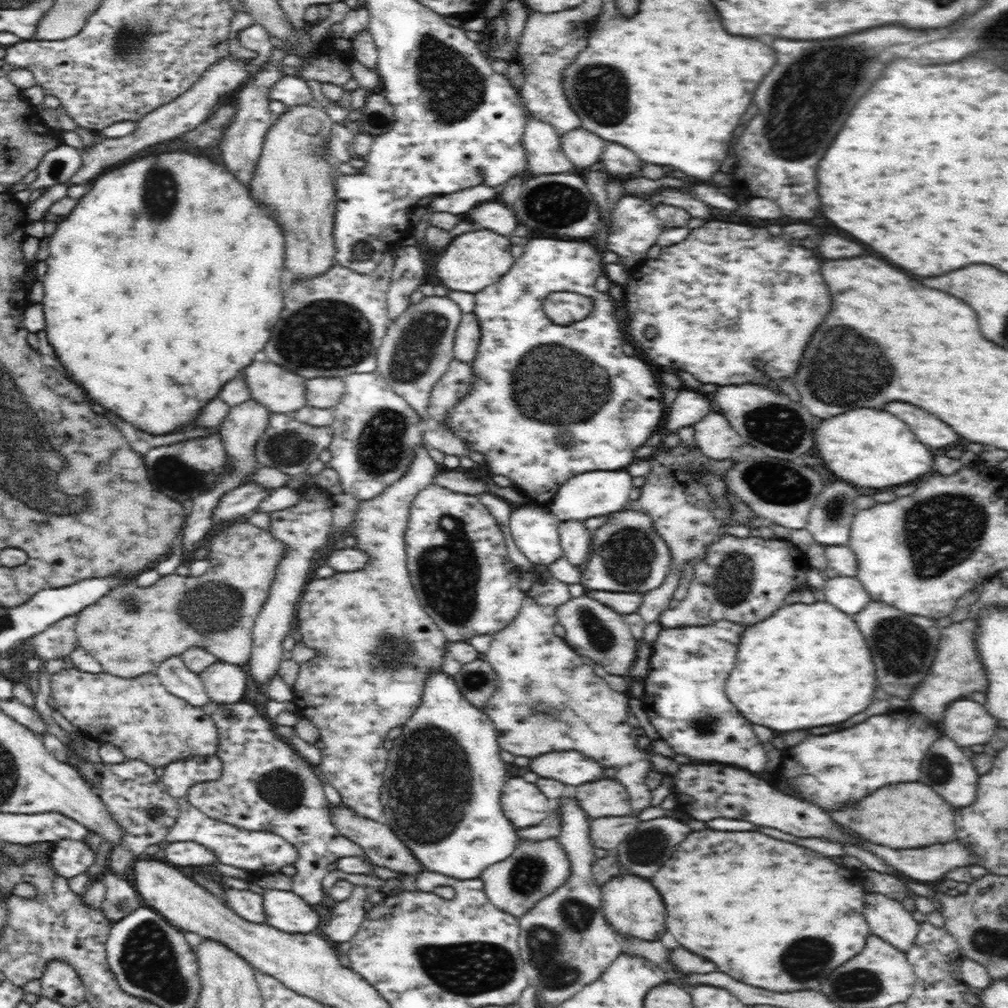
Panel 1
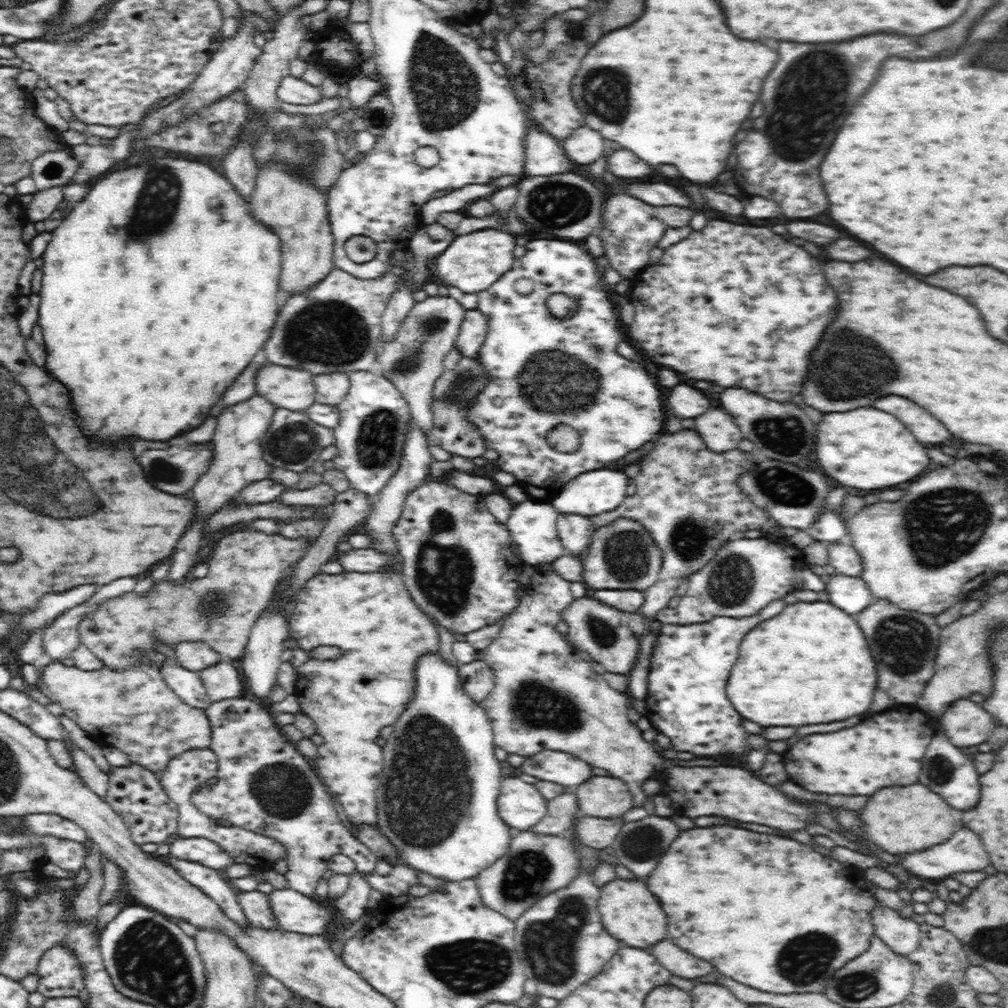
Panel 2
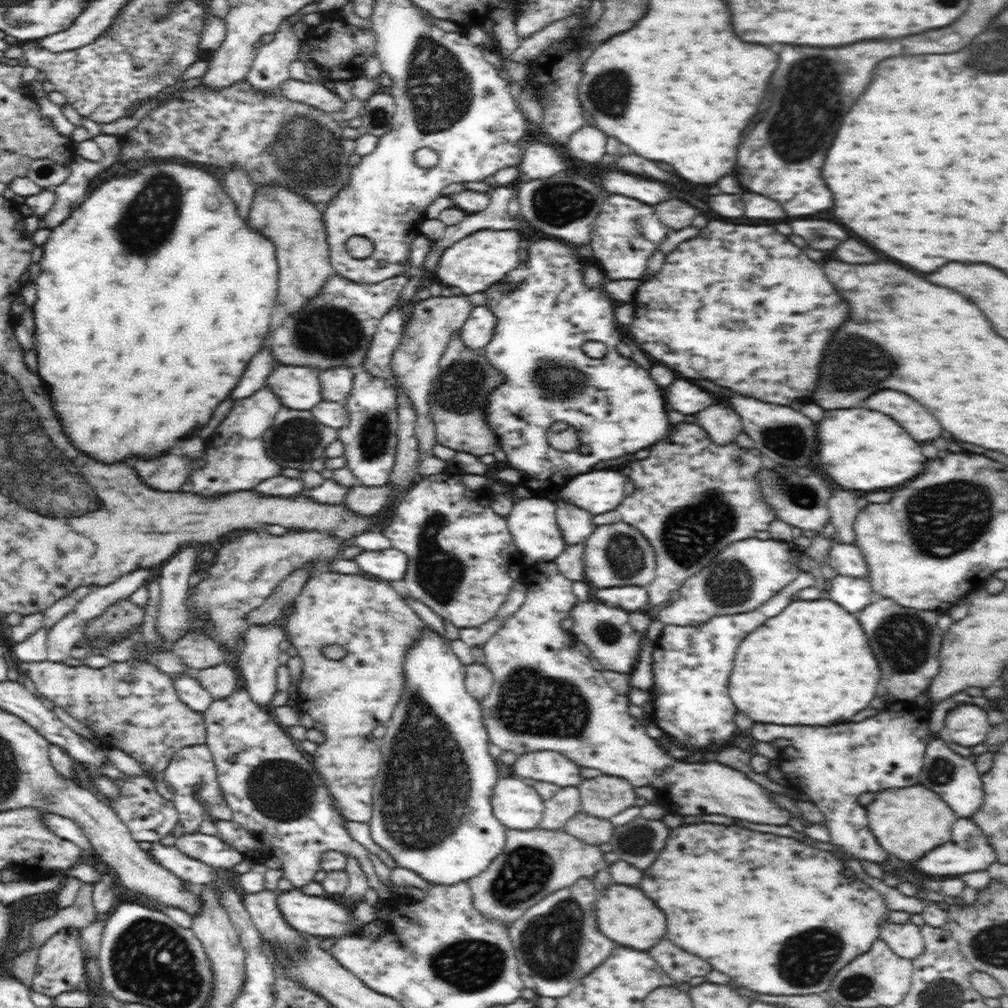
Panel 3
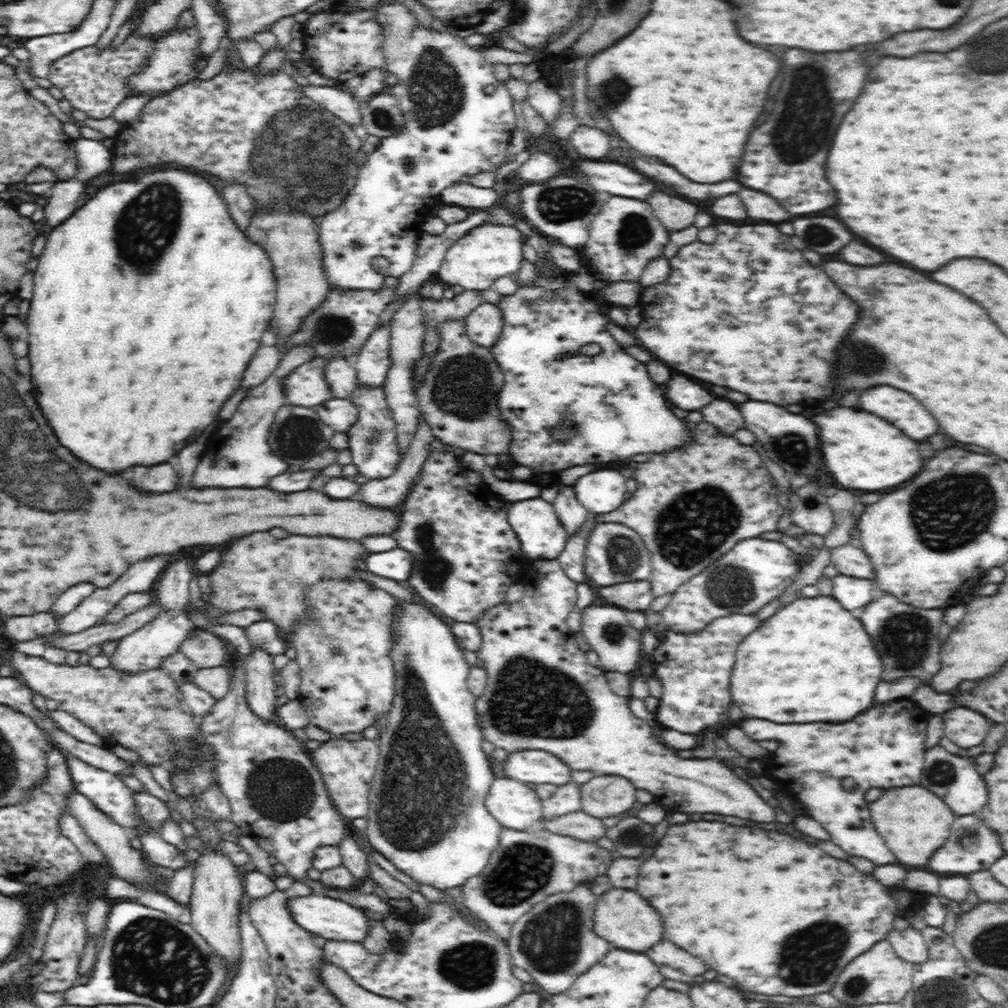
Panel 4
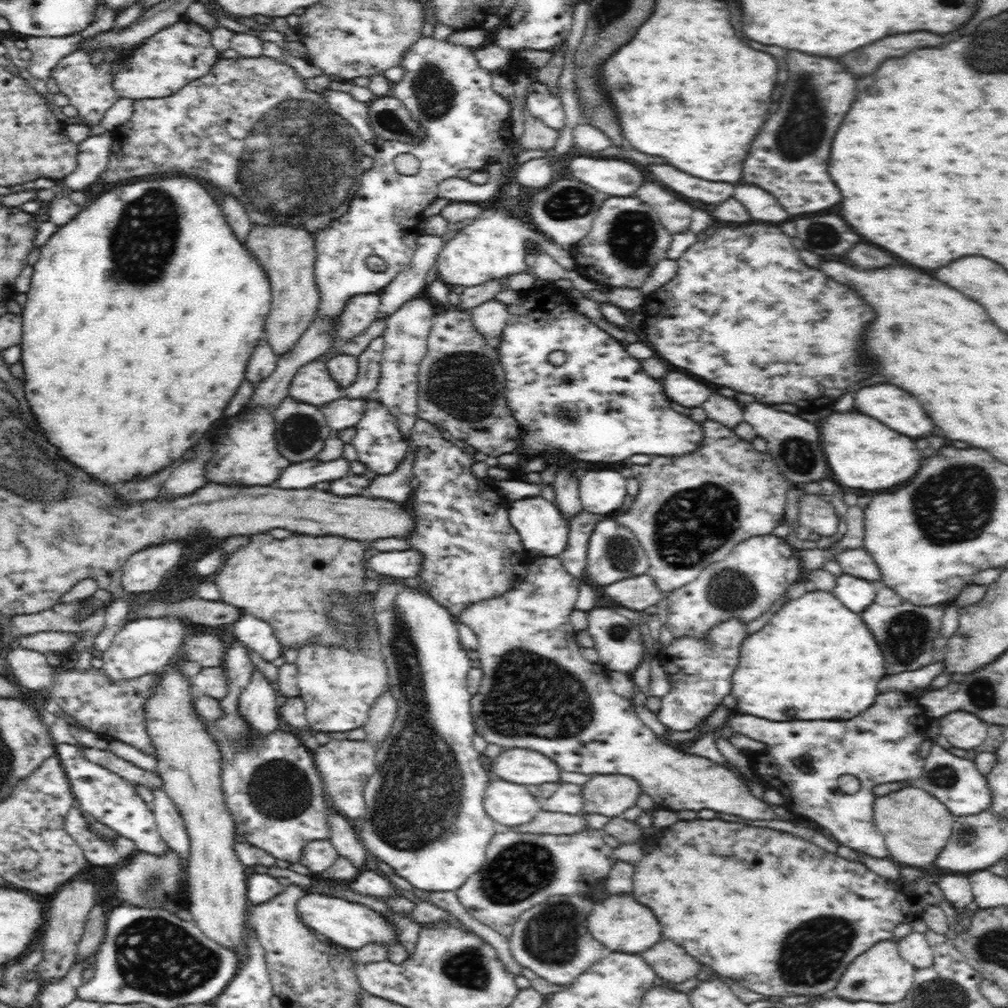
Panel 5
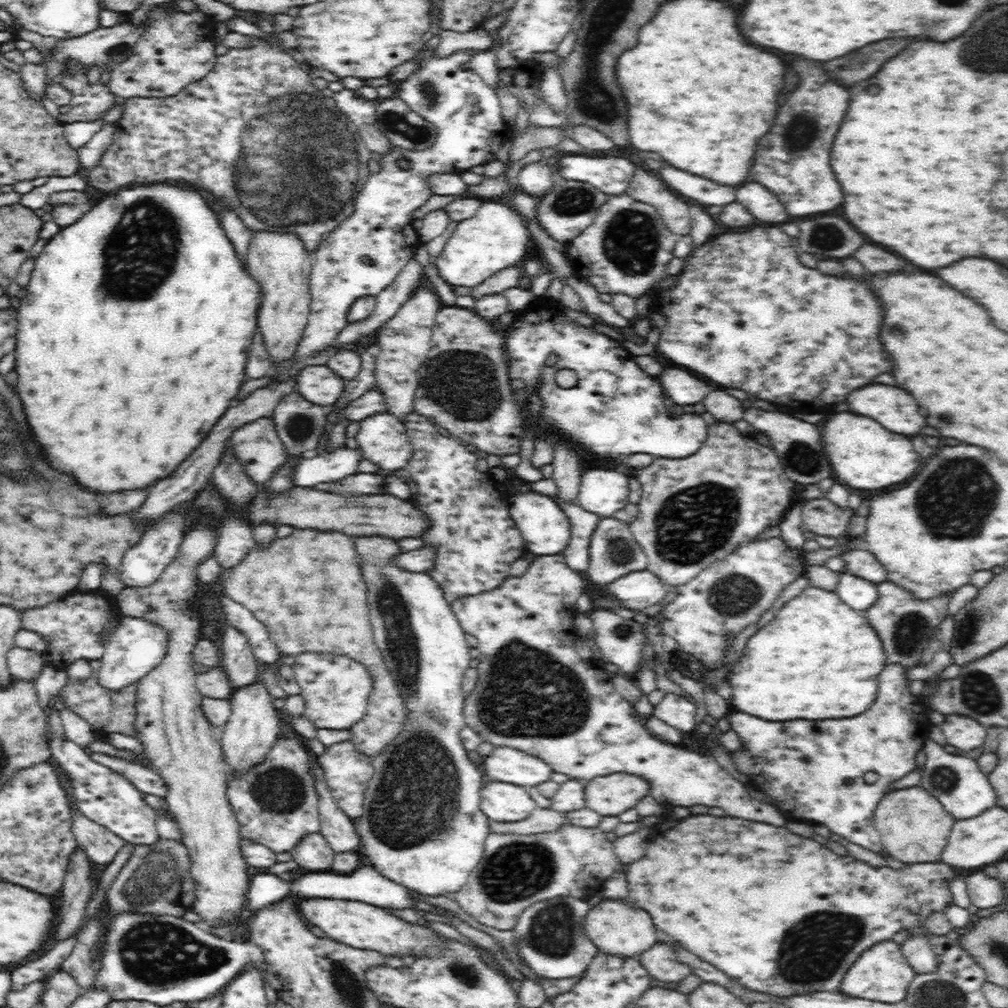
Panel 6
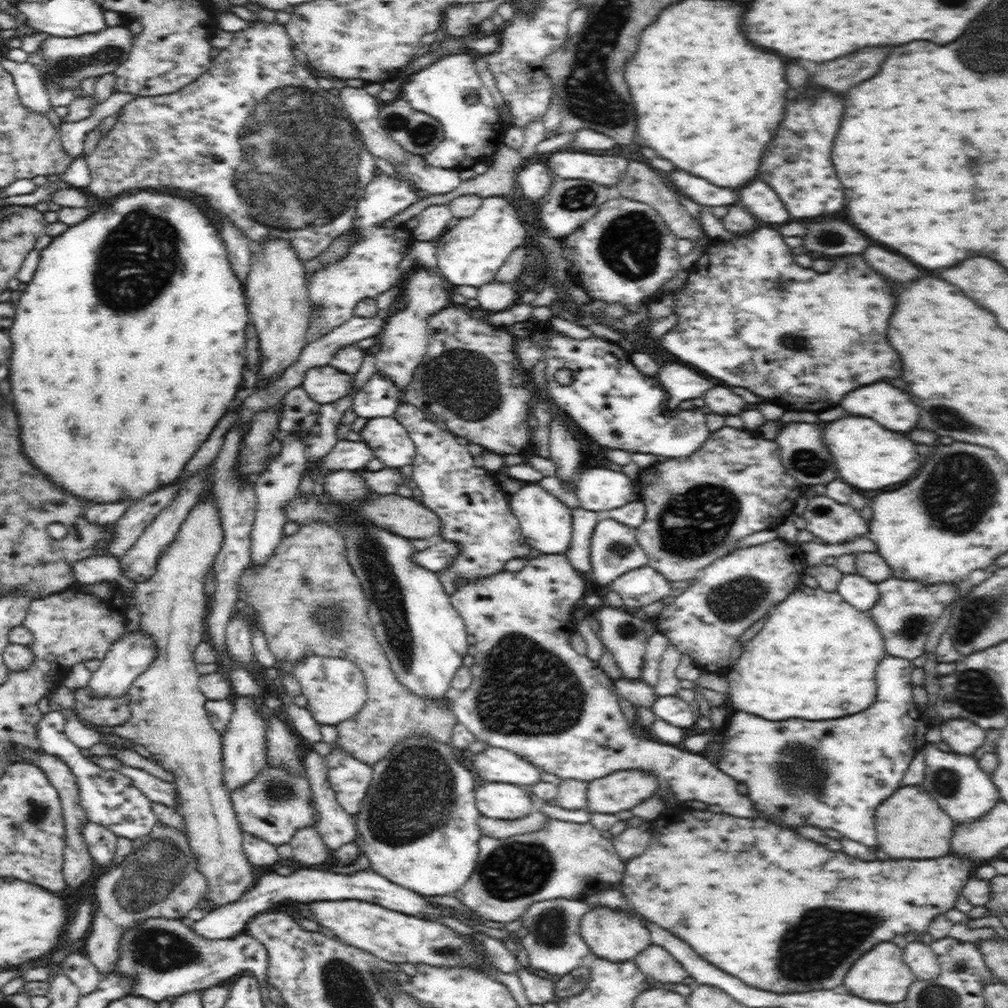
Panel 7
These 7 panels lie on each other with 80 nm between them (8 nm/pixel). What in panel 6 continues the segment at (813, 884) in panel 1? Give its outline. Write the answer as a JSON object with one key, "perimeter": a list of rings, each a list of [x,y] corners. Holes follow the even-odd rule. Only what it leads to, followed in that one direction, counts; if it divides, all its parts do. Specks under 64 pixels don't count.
{"perimeter":[[[691,814],[682,820],[670,820],[669,824],[663,825],[662,830],[653,837],[648,843],[648,848],[644,856],[632,864],[624,867],[627,869],[627,896],[626,902],[636,906],[644,906],[648,914],[652,914],[652,920],[656,922],[656,928],[662,930],[666,936],[672,940],[680,942],[686,950],[694,952],[700,960],[714,964],[716,968],[724,970],[730,978],[736,978],[744,986],[756,986],[753,993],[766,992],[774,997],[788,998],[796,995],[806,995],[816,992],[837,991],[838,984],[844,978],[844,972],[852,962],[874,946],[876,942],[890,940],[897,932],[904,929],[918,931],[918,927],[926,925],[926,918],[932,912],[940,912],[953,905],[952,891],[950,891],[950,880],[960,876],[954,867],[942,862],[936,861],[924,864],[906,865],[906,868],[894,869],[890,866],[874,867],[868,866],[866,862],[847,855],[838,856],[833,851],[824,848],[822,844],[808,840],[808,838],[798,836],[785,827],[777,827],[771,824],[760,824],[760,822],[750,822],[750,820],[740,820],[740,818],[726,816],[720,818],[716,816],[706,816],[706,814]]]}

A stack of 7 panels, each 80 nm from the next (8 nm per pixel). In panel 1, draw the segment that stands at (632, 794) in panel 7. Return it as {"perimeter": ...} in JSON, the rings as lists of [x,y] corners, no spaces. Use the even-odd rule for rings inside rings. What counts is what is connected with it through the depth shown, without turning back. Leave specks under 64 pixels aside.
{"perimeter":[[[595,780],[576,788],[579,807],[592,819],[633,814],[629,792],[618,780]]]}

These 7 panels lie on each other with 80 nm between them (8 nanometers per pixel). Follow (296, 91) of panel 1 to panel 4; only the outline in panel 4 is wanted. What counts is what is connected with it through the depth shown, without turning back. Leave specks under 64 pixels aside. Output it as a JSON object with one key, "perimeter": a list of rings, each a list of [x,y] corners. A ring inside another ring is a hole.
{"perimeter":[[[298,85],[296,90],[302,91],[309,100],[337,116],[338,120],[342,119],[352,126],[361,124],[363,104],[358,103],[350,93],[341,91],[337,86]]]}

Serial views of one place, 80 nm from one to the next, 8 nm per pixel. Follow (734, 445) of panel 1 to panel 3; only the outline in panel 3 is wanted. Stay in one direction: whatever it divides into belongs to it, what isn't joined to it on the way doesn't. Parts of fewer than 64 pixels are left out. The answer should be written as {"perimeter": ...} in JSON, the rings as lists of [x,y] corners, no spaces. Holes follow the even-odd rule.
{"perimeter":[[[714,404],[696,416],[698,424],[702,428],[706,426],[704,429],[708,437],[719,446],[735,443],[735,438],[742,432],[740,418],[736,418],[736,414],[732,414],[732,410],[728,410],[724,404]]]}

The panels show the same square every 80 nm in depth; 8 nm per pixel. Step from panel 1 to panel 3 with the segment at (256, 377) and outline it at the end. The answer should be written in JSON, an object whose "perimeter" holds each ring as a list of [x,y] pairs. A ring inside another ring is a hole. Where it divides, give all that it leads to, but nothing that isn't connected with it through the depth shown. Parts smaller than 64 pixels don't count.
{"perimeter":[[[278,364],[268,374],[264,387],[272,389],[281,404],[294,410],[311,410],[322,402],[318,368]]]}

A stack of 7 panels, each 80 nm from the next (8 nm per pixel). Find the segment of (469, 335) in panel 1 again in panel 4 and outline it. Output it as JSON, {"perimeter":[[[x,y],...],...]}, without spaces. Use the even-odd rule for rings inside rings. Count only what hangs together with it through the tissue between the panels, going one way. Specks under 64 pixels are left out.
{"perimeter":[[[483,302],[465,319],[464,329],[474,343],[490,347],[501,334],[502,318],[496,304]]]}

